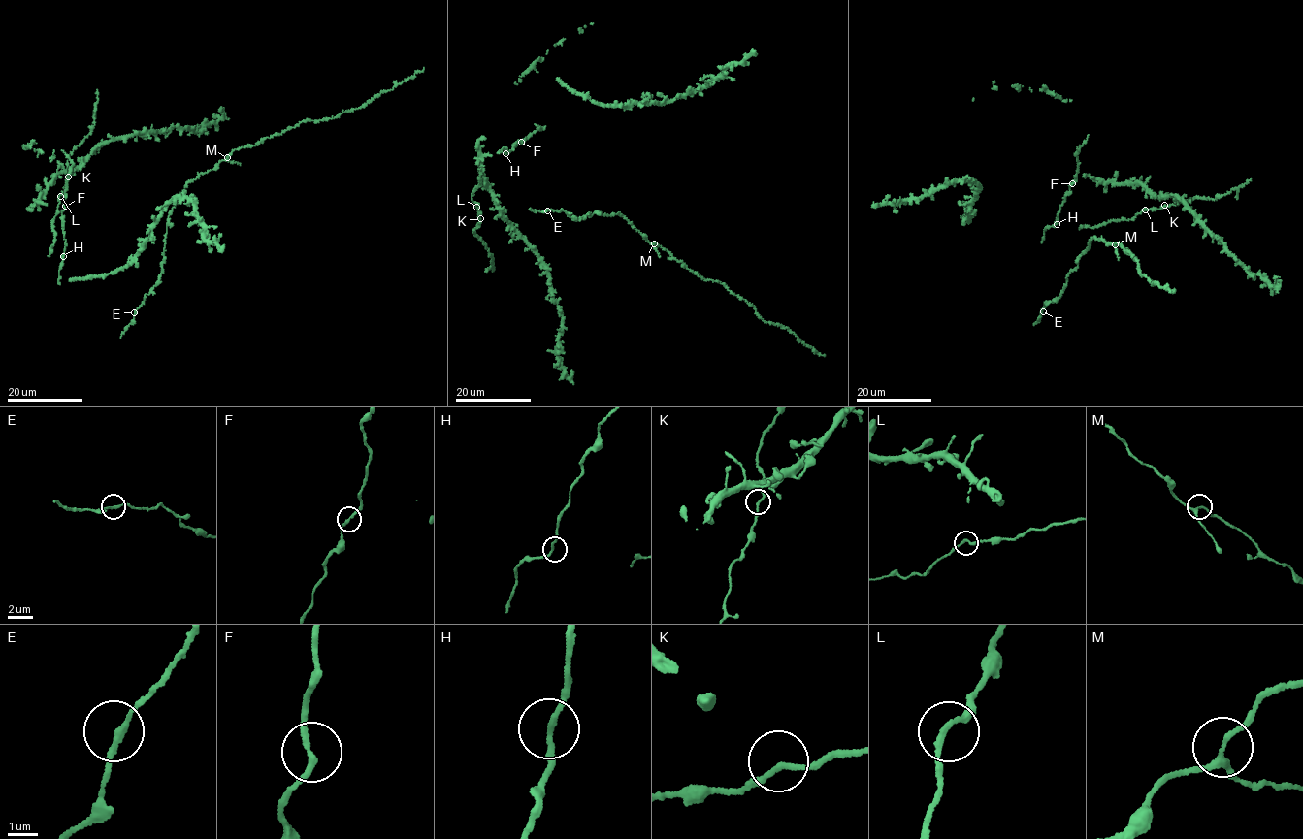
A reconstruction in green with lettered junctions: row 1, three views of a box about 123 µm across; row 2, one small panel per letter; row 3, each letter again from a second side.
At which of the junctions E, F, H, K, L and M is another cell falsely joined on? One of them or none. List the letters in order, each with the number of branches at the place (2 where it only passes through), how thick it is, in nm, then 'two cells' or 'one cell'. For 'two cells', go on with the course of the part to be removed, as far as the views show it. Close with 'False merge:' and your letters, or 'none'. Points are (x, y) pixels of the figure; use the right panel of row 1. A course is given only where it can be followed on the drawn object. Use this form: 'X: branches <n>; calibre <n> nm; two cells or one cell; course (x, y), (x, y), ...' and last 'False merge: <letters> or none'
E: branches 2; calibre 190 nm; one cell
F: branches 2; calibre 200 nm; one cell
H: branches 2; calibre 170 nm; one cell
K: branches 2; calibre 170 nm; one cell
L: branches 2; calibre 170 nm; one cell
M: branches 3; calibre 180 nm; one cell
False merge: none

